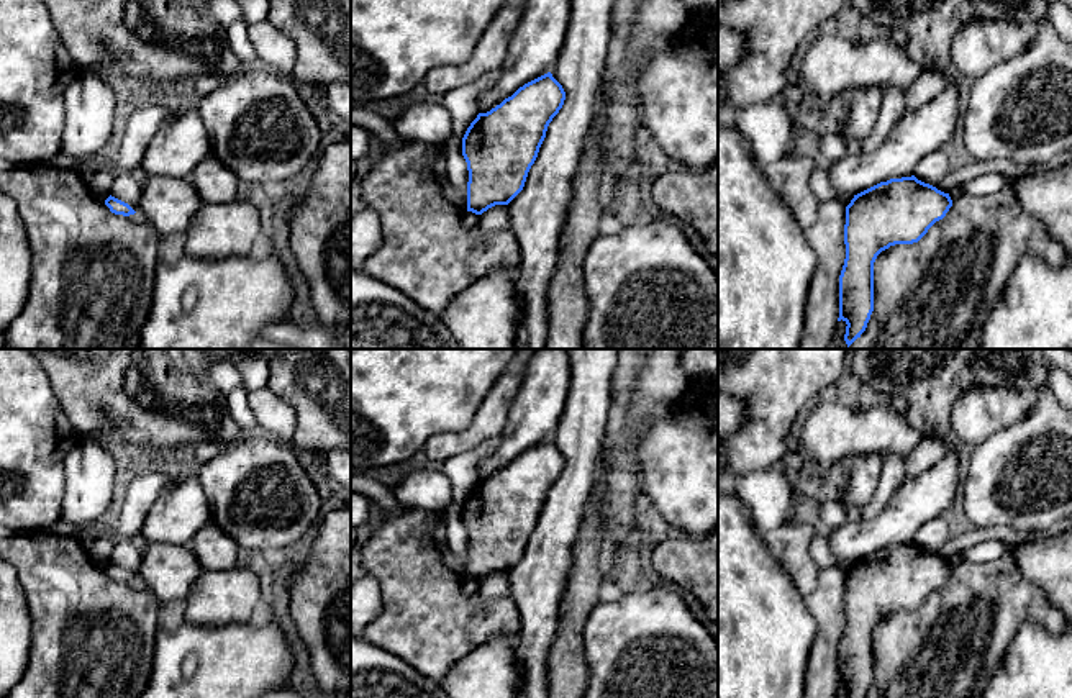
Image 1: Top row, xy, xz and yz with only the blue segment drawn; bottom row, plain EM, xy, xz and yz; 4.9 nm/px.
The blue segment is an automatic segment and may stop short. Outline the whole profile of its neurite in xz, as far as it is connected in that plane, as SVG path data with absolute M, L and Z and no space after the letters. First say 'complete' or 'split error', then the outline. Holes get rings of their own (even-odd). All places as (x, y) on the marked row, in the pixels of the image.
complete; M547 72L520 87L490 111L477 115L462 138L462 156L469 170L467 211L482 215L495 205L508 205L523 190L547 126L564 100L562 85Z

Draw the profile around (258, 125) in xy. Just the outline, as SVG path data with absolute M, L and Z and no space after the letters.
M248 66L205 95L197 110L211 154L238 180L277 188L318 154L321 133L287 77Z

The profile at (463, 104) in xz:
M488 72L479 80L446 93L444 105L452 120L452 138L462 139L470 123L479 115L479 95L498 80L498 72Z

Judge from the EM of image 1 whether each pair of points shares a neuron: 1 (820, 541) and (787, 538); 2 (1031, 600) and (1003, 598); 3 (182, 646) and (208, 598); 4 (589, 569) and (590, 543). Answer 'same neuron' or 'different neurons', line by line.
1: different neurons
2: same neuron
3: different neurons
4: same neuron

